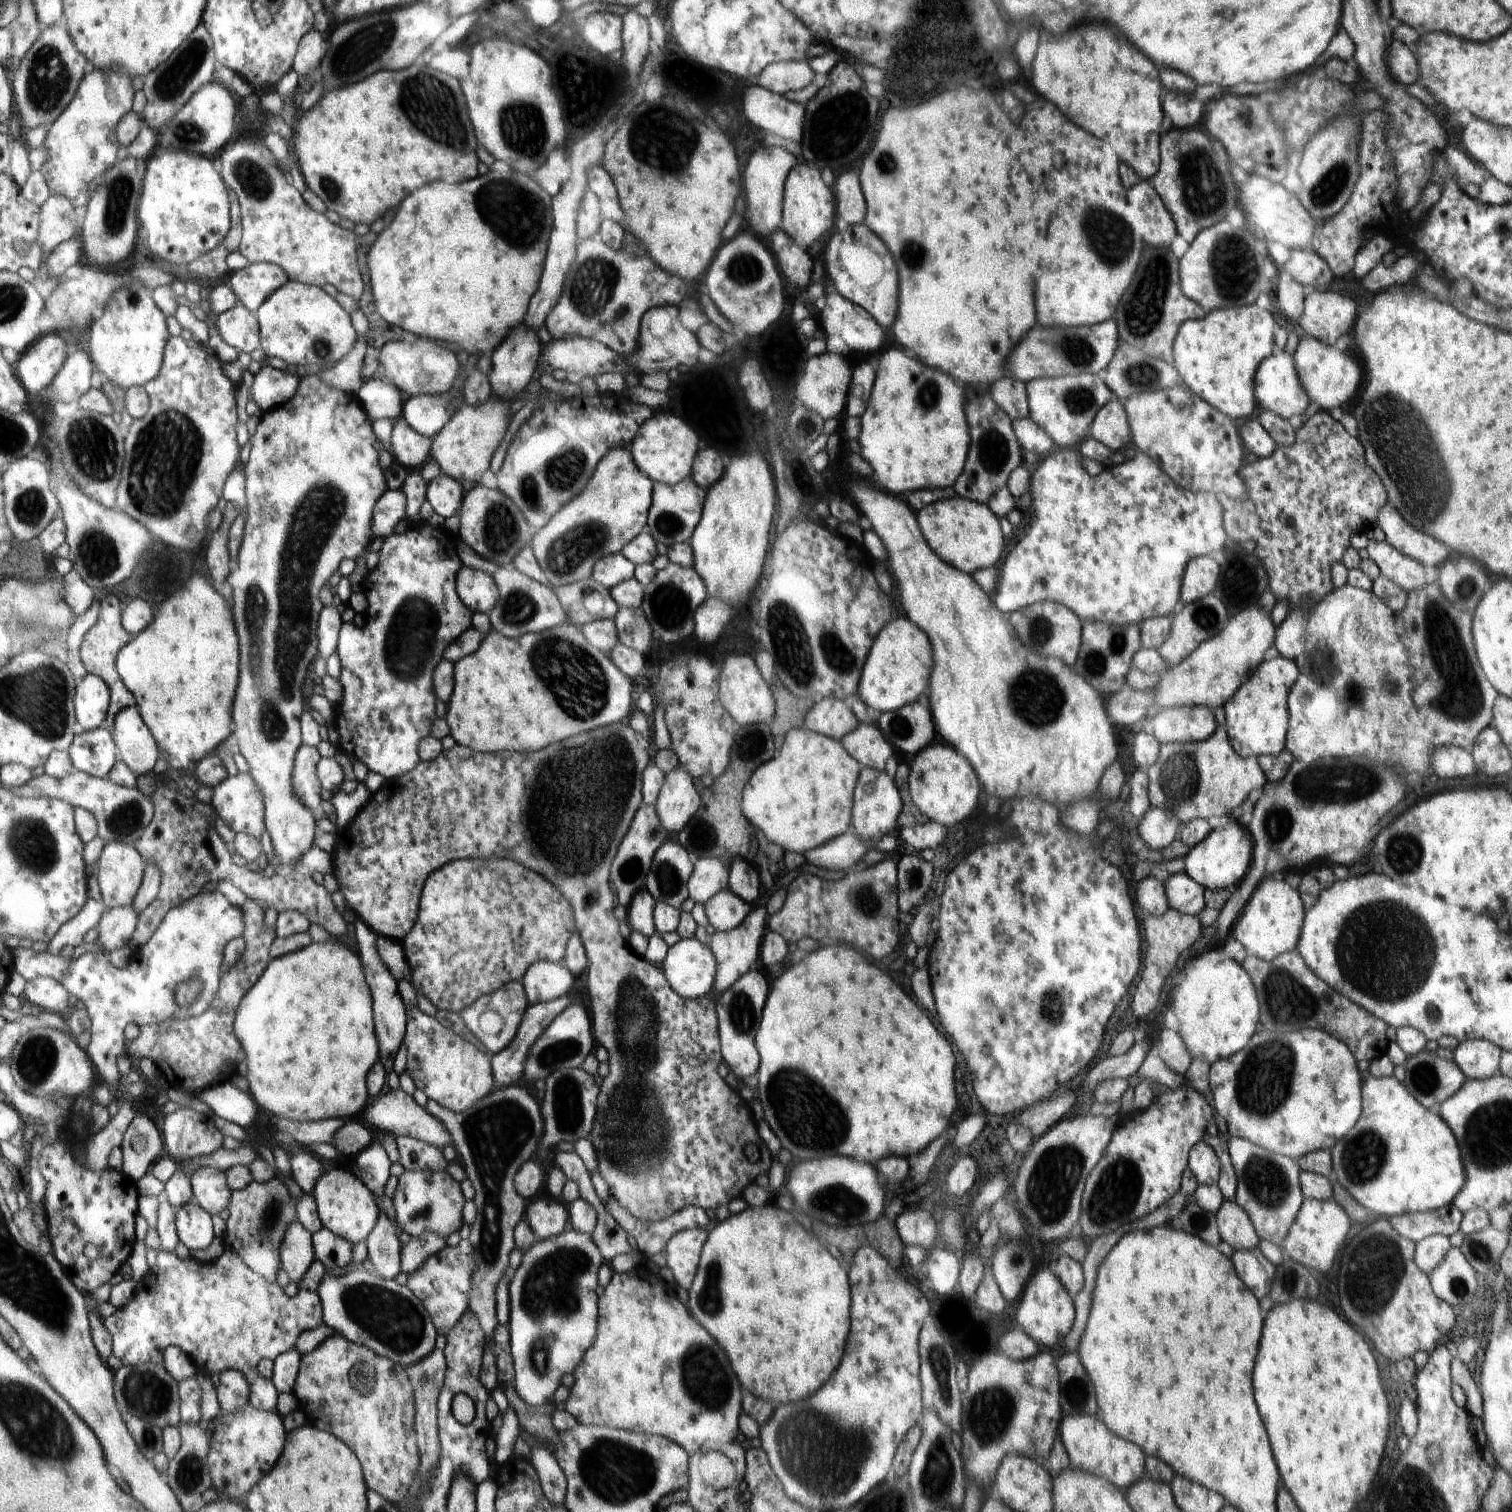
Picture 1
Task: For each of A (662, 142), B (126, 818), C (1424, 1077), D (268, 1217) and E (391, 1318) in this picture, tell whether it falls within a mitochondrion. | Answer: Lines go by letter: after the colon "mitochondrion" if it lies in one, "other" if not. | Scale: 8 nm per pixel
A: mitochondrion
B: mitochondrion
C: mitochondrion
D: mitochondrion
E: mitochondrion

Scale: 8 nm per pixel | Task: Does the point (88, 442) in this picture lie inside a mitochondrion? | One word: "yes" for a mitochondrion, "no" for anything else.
yes

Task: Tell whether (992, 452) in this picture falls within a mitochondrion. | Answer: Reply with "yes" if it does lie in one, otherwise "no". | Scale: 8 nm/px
yes

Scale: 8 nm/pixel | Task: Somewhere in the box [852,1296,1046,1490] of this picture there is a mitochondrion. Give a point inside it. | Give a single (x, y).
(990, 1412)

